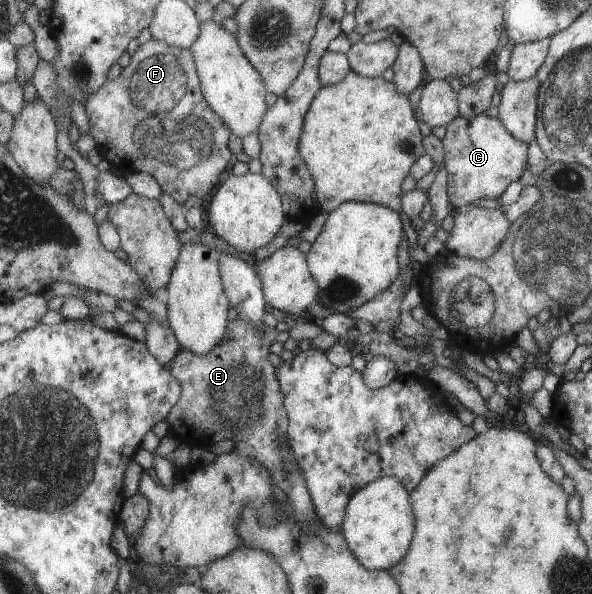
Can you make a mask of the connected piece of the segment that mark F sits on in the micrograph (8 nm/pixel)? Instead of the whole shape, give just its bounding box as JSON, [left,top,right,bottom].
[85,38,231,205]

